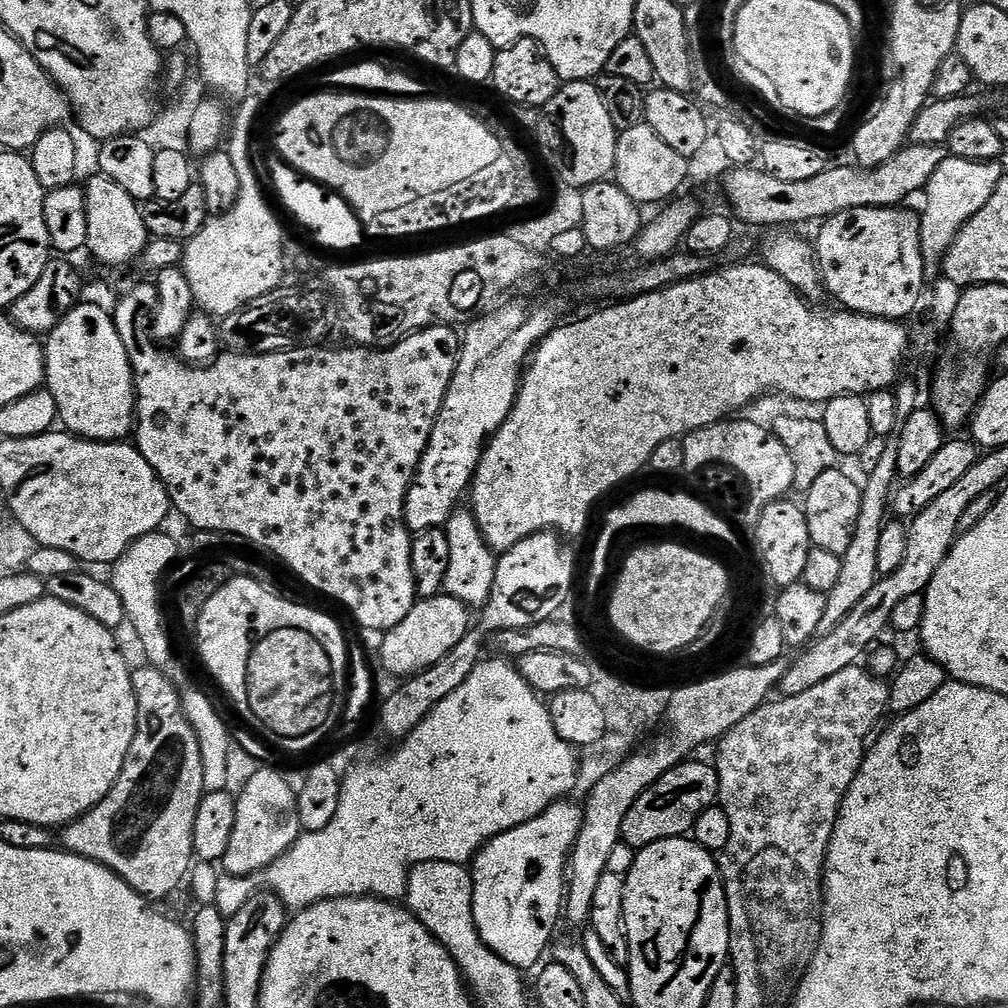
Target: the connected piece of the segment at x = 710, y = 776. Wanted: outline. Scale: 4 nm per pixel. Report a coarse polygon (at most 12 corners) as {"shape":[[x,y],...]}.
{"shape":[[696,759],[647,788],[623,843],[639,850],[687,837],[720,794]]}

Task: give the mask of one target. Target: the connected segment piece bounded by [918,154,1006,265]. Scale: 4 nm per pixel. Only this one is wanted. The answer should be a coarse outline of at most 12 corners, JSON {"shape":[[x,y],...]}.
{"shape":[[945,155],[918,240],[939,265],[990,202],[1003,163]]}

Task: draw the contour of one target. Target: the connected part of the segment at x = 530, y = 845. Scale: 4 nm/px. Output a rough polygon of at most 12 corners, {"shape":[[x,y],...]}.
{"shape":[[559,800],[470,865],[480,937],[521,970],[562,924],[581,805]]}

